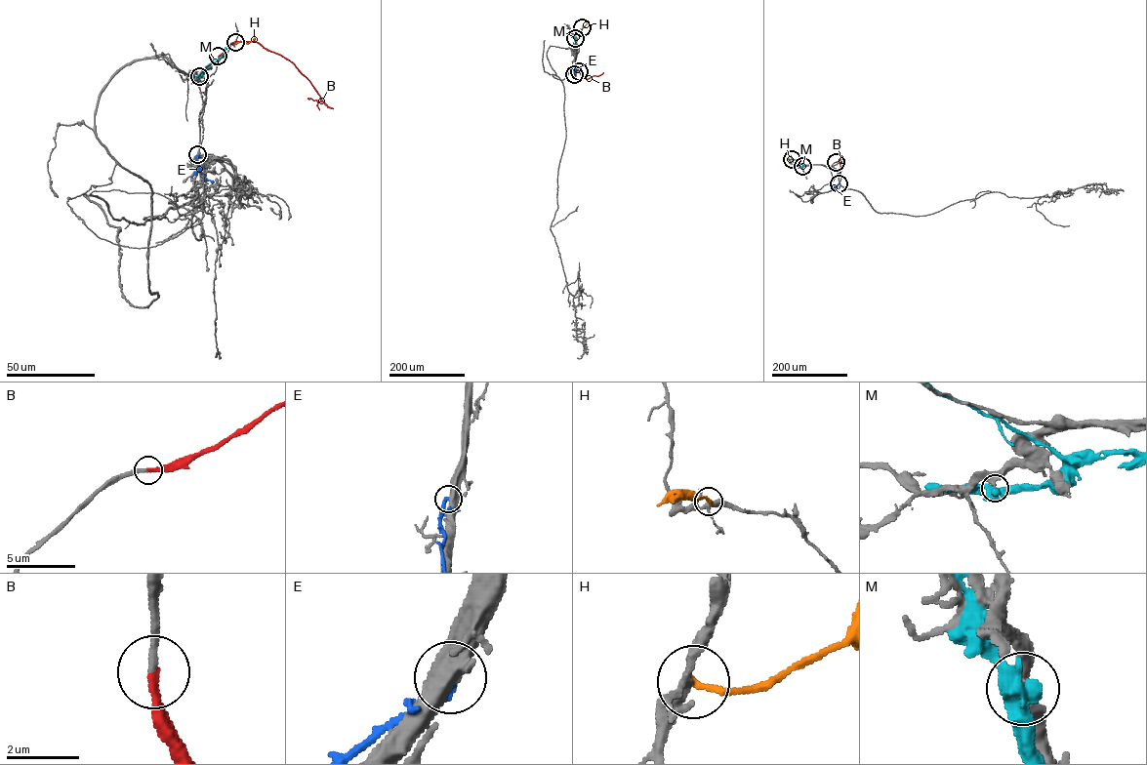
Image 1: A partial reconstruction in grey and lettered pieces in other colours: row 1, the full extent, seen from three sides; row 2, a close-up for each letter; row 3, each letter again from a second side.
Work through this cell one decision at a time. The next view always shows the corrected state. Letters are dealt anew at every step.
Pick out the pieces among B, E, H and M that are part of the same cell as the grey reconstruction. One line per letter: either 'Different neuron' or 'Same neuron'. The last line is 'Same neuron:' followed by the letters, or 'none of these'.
B: Same neuron
E: Different neuron
H: Different neuron
M: Different neuron
Same neuron: B

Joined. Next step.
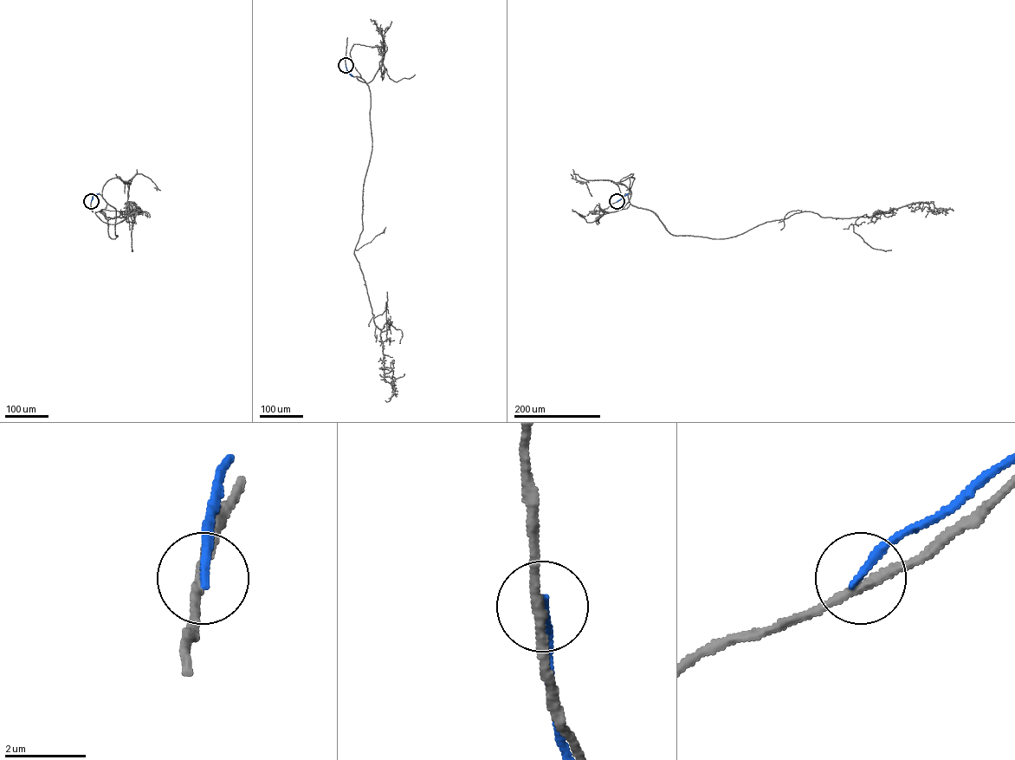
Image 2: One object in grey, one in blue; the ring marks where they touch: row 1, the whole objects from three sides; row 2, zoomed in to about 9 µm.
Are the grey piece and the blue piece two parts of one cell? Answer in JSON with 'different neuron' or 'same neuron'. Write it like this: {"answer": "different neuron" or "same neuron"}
{"answer": "different neuron"}

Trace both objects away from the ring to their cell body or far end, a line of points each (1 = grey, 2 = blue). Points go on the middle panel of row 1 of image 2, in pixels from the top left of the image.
1: (345, 65), (370, 91), (372, 147), (354, 255), (381, 330), (384, 379), (394, 390), (385, 400)
2: (345, 65), (352, 76)

